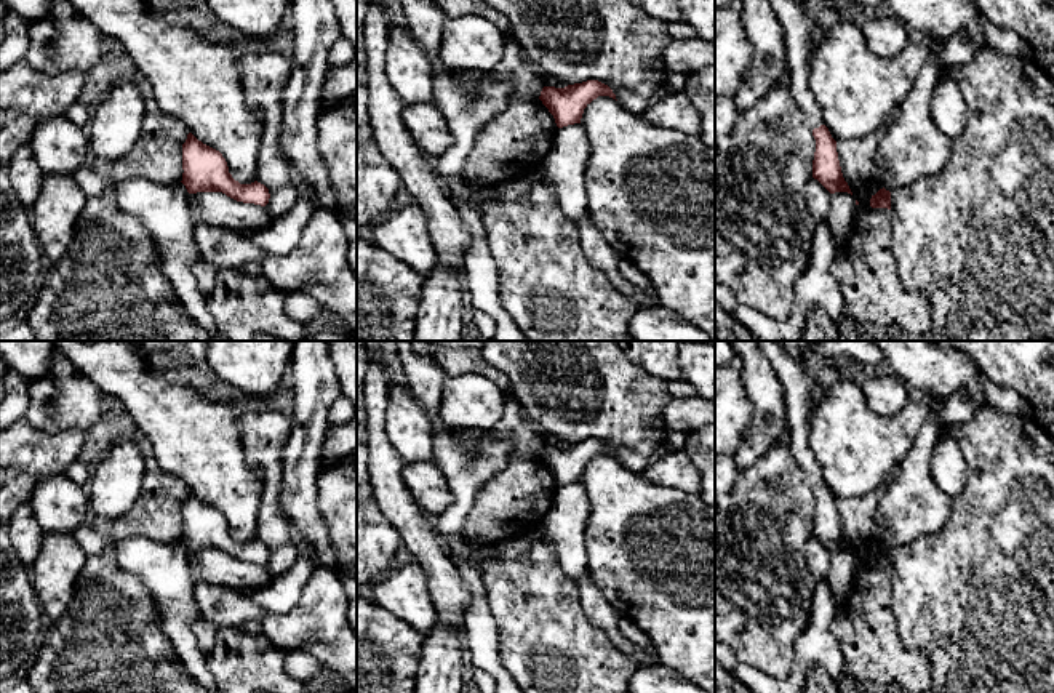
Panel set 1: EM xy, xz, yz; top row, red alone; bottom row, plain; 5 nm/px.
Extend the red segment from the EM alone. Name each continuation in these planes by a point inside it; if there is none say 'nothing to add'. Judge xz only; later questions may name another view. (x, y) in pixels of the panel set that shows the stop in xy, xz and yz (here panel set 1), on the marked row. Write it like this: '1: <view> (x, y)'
nothing to add

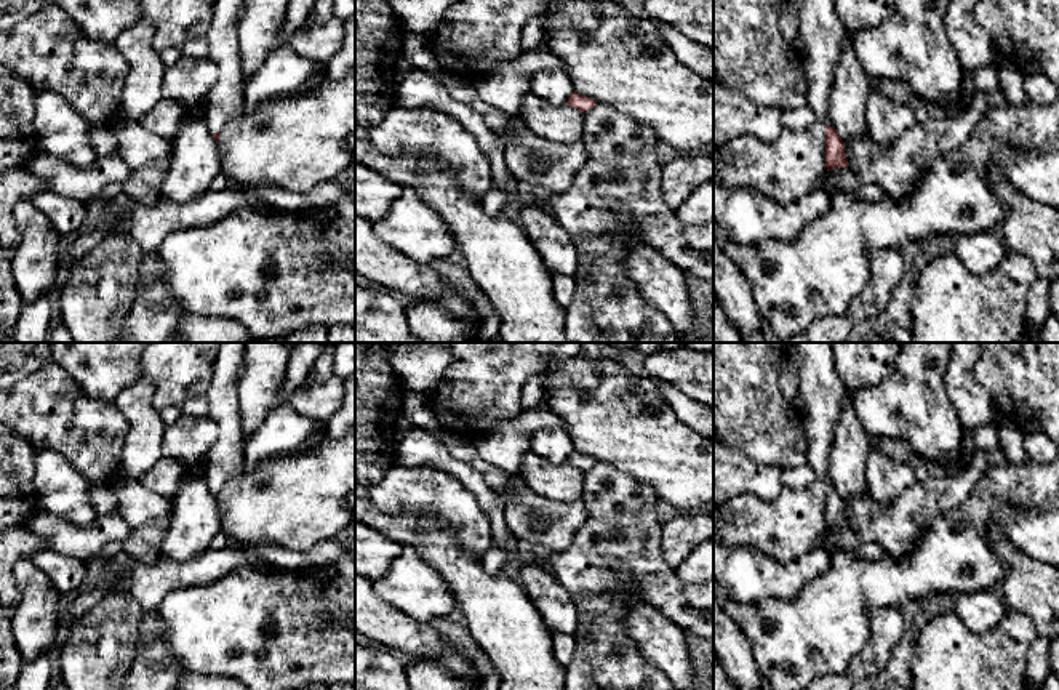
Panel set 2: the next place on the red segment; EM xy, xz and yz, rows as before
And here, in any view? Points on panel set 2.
1: xy (226, 100)

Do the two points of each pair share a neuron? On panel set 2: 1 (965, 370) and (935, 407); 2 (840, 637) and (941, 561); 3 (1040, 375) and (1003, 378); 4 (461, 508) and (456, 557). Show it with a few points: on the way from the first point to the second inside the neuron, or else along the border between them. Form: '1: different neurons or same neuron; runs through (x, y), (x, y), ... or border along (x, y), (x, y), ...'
1: different neurons; border along (949, 359), (944, 389), (962, 426)
2: same neuron; runs through (842, 605), (864, 583), (909, 578)
3: same neuron; runs through (1031, 375), (1013, 375)
4: different neurons; border along (434, 516), (464, 549), (480, 557)

